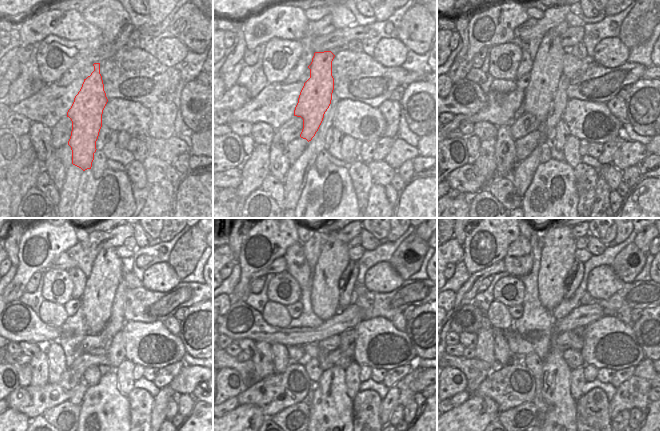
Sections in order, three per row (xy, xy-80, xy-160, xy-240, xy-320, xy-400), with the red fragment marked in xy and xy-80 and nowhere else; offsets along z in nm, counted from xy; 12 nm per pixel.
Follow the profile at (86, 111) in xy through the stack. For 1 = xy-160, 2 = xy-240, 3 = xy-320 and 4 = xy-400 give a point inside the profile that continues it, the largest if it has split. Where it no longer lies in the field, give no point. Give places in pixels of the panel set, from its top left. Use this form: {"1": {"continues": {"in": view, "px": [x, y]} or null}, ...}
{"1": {"continues": {"in": "xy-160", "px": [547, 68]}}, "2": {"continues": {"in": "xy-240", "px": [107, 270]}}, "3": {"continues": {"in": "xy-320", "px": [333, 260]}}, "4": {"continues": {"in": "xy-400", "px": [558, 253]}}}

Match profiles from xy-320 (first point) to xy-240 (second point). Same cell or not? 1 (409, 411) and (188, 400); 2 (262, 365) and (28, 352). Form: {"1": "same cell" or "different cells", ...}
{"1": "same cell", "2": "different cells"}

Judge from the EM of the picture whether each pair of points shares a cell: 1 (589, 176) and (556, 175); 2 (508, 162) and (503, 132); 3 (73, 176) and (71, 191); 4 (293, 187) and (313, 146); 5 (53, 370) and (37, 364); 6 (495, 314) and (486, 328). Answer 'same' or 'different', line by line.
1: different
2: same
3: same
4: same
5: different
6: different

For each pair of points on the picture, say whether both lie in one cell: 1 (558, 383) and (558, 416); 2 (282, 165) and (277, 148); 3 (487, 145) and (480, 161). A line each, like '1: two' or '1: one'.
1: one
2: one
3: one

